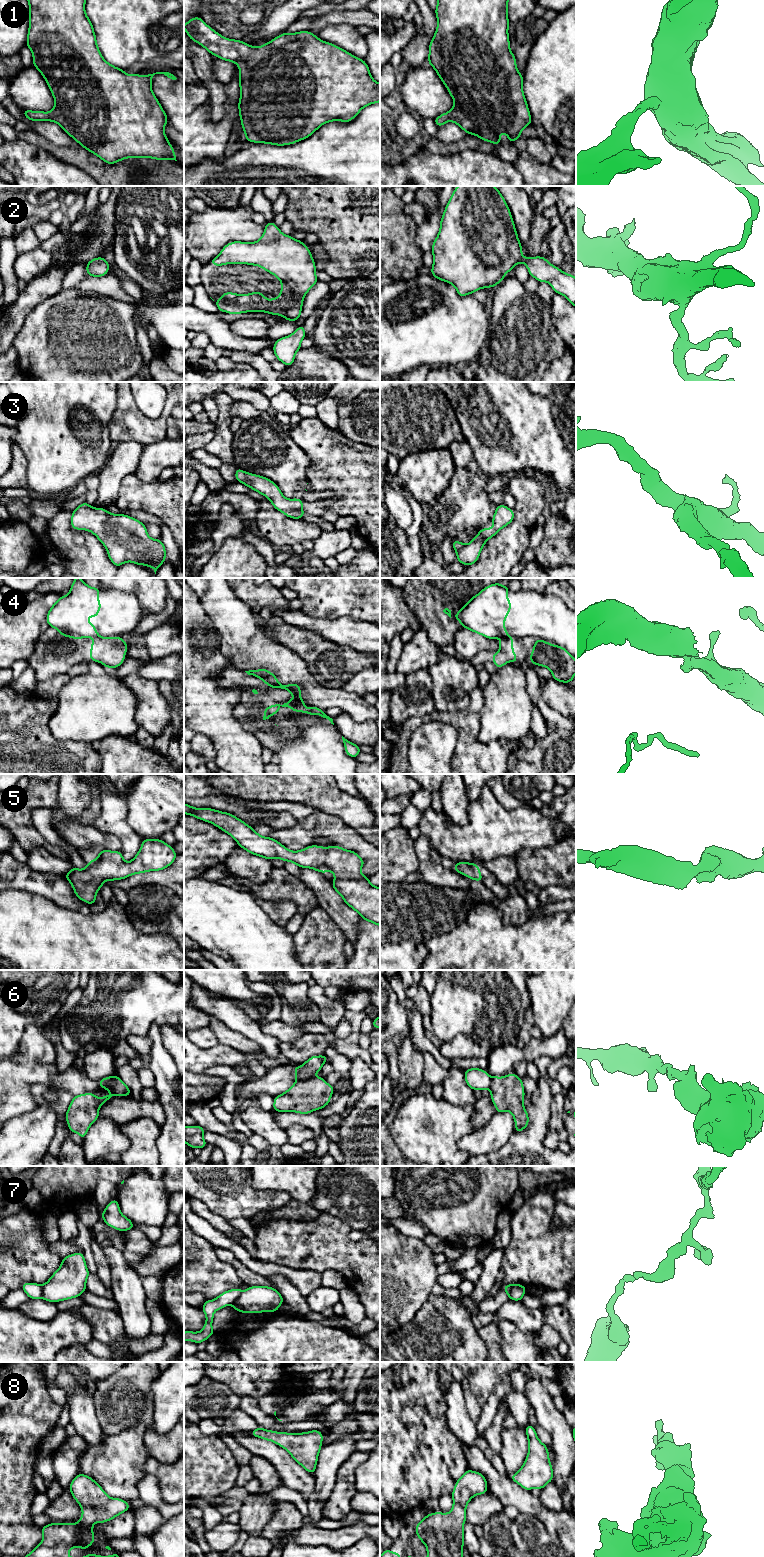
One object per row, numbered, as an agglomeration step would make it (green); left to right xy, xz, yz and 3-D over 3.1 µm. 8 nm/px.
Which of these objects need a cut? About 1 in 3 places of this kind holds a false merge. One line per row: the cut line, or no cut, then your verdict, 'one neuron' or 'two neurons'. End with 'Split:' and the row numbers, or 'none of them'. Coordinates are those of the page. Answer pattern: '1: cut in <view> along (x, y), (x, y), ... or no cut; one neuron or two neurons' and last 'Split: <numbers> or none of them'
1: no cut; one neuron
2: no cut; one neuron
3: no cut; one neuron
4: cut in xz along (291, 706), (303, 707); two neurons
5: no cut; one neuron
6: cut in xz along (311, 1076), (305, 1080), (296, 1081); two neurons
7: cut in xz along (242, 1291), (231, 1305); two neurons
8: no cut; one neuron
Split: 4, 6, 7

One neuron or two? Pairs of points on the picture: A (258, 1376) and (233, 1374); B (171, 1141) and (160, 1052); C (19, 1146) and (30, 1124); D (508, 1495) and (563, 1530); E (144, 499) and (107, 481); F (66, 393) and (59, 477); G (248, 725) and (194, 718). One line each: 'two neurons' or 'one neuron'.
A: one neuron
B: one neuron
C: one neuron
D: one neuron
E: two neurons
F: one neuron
G: two neurons

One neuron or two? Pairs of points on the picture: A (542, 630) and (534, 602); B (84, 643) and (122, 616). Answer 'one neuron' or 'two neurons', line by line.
A: one neuron
B: two neurons

